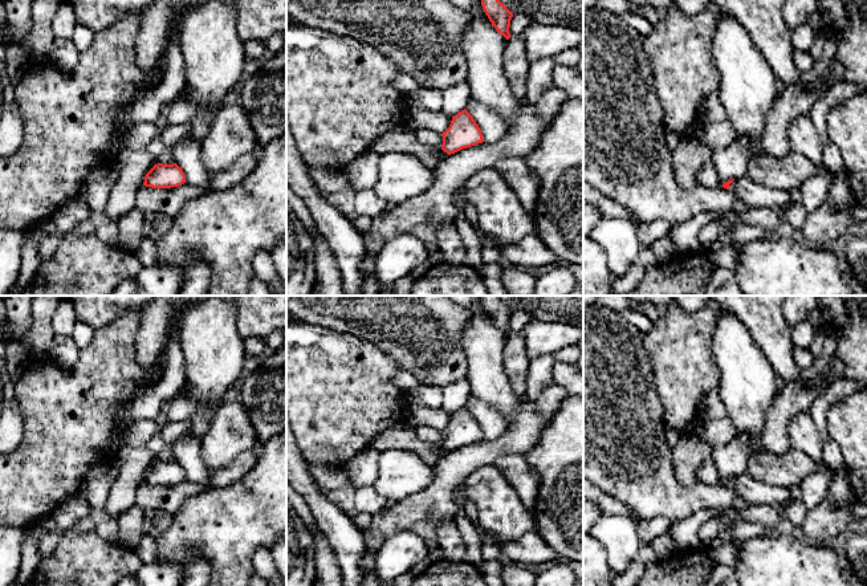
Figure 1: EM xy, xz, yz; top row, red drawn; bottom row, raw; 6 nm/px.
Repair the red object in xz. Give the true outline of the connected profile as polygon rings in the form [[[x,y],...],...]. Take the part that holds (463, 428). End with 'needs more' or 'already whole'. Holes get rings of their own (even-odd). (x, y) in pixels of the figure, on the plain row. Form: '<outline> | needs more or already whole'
[[[465,406],[452,414],[449,424],[441,434],[443,448],[439,451],[435,445],[423,443],[408,426],[408,422],[403,422],[375,438],[373,447],[380,452],[384,449],[415,452],[435,471],[439,460],[448,452],[484,439],[479,422]]] | needs more

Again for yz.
[[[748,475],[728,477],[721,484],[733,489],[736,495],[742,496],[753,505],[769,504],[783,508],[791,501],[787,488],[773,487],[764,481],[754,480]]] | needs more

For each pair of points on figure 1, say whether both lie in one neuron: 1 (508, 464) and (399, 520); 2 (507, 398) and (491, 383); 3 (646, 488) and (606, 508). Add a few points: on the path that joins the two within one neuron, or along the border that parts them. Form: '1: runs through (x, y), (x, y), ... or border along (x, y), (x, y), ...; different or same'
1: border along (524, 455), (501, 455), (492, 463); different
2: runs through (503, 395), (495, 387); same
3: border along (597, 487), (622, 501), (640, 520); different

